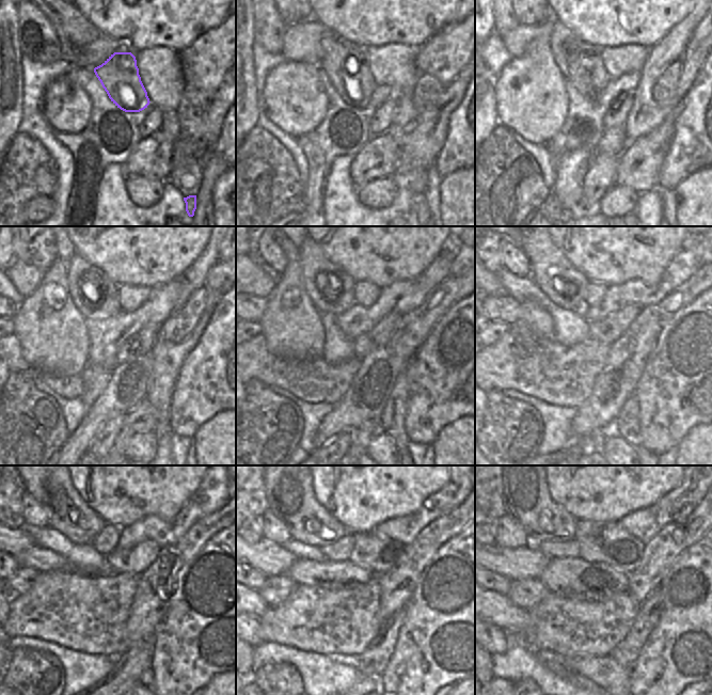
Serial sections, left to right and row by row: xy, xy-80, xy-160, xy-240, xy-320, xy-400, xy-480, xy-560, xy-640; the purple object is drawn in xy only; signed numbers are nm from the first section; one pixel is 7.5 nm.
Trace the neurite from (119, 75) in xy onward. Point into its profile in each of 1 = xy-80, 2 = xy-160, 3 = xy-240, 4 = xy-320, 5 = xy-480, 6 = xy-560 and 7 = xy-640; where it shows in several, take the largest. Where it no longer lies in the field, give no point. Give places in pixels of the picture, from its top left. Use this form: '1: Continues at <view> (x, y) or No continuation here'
1: Continues at xy-80 (346, 64)
2: Continues at xy-160 (581, 63)
3: Continues at xy-240 (108, 304)
4: Continues at xy-320 (312, 258)
5: Continues at xy-480 (68, 514)
6: Continues at xy-560 (288, 491)
7: Continues at xy-640 (525, 494)

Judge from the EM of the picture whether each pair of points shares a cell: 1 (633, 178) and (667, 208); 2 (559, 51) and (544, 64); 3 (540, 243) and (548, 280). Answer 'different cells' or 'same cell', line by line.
1: different cells
2: different cells
3: same cell

